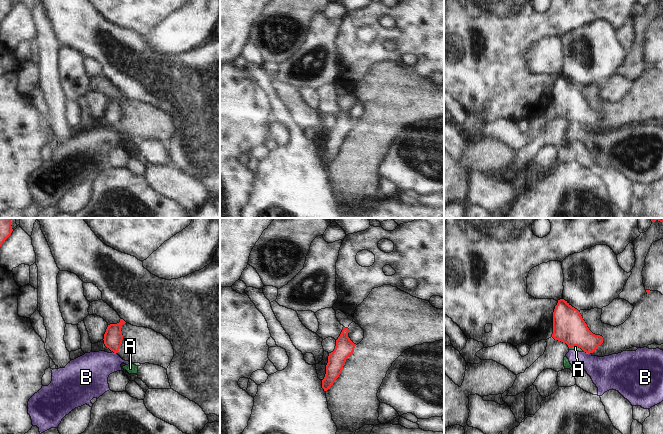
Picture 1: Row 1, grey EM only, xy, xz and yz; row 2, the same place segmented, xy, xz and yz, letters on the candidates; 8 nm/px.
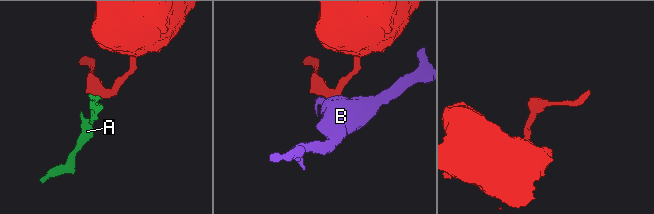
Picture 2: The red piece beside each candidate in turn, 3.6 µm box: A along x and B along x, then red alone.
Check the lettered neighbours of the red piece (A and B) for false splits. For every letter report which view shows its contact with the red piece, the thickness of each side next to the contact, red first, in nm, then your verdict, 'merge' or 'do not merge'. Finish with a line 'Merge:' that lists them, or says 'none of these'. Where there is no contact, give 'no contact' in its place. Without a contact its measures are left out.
A: yz | 260/30 nm | do not merge
B: yz | 260/280 nm | do not merge
Merge: none of these

